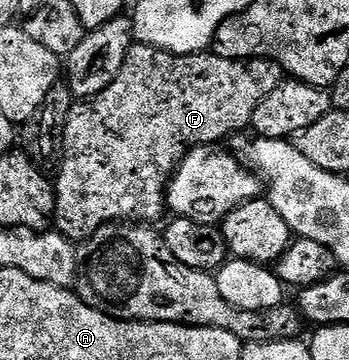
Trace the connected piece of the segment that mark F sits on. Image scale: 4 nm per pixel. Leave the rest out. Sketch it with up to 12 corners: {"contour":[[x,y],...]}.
{"contour":[[133,43],[68,109],[55,231],[163,213],[284,69]]}

